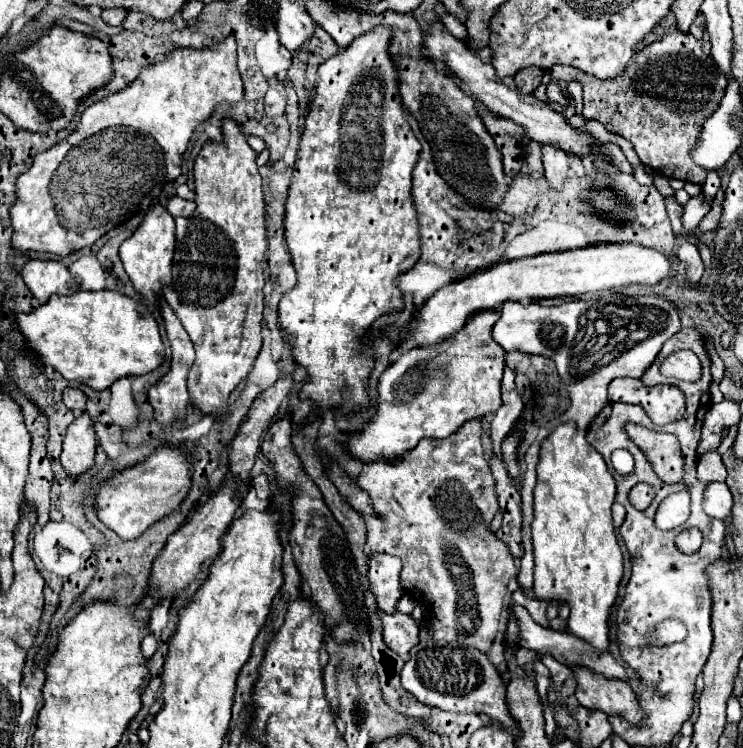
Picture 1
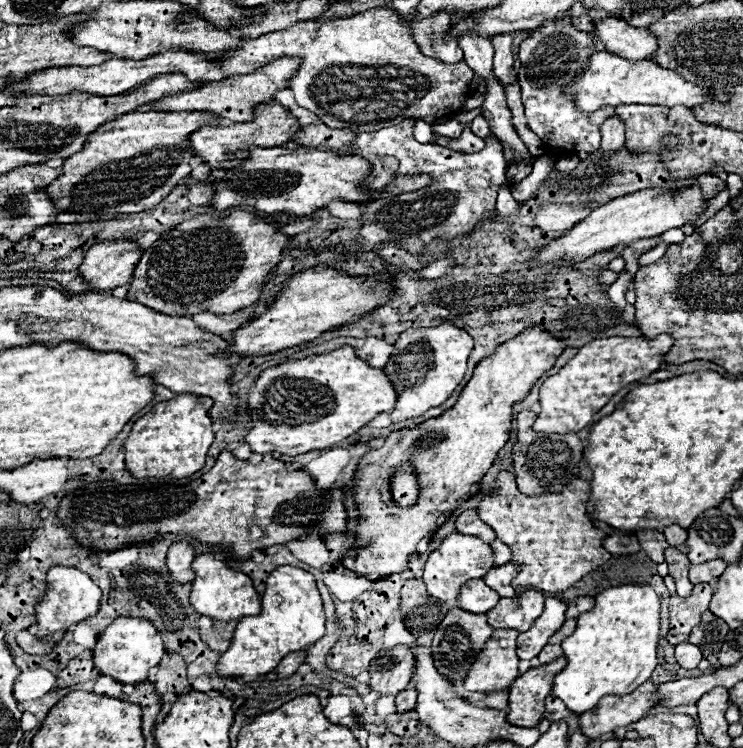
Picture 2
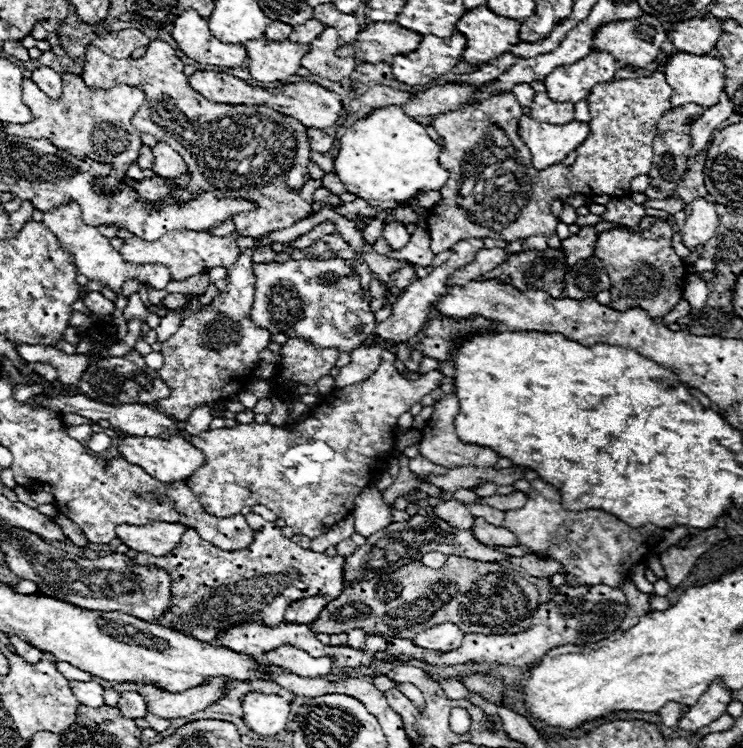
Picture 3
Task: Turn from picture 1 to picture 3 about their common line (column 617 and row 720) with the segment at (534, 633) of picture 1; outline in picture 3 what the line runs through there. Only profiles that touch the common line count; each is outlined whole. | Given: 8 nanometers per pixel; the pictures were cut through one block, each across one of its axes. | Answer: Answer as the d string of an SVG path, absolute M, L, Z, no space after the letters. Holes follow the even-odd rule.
M672 702L672 704L666 704L666 706L660 710L662 724L664 724L664 726L676 726L676 724L678 724L678 720L682 718L682 714L684 714L686 710L688 710L686 706L682 706L682 704L676 704L676 702Z

